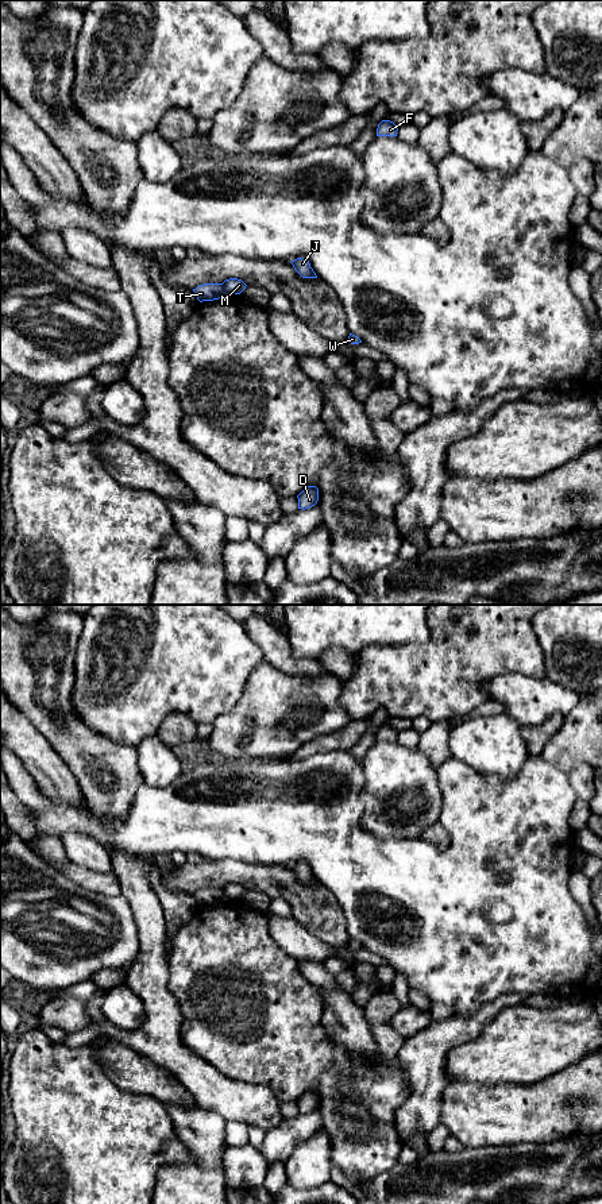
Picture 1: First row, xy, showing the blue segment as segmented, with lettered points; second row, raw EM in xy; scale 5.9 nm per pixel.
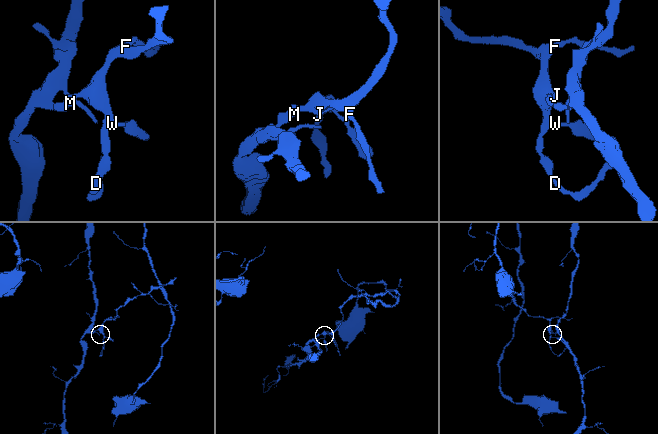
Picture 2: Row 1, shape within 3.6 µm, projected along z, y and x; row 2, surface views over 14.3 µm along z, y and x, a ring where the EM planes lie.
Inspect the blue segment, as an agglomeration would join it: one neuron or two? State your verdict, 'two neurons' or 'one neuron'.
two neurons

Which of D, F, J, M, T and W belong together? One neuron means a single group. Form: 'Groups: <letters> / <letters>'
Groups: D F J M W / T

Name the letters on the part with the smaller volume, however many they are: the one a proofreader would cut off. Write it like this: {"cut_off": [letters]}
{"cut_off": ["D", "F", "J", "M", "W"]}

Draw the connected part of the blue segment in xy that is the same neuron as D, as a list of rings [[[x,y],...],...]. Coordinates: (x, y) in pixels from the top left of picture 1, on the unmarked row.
[[[316,1091],[305,1092],[298,1100],[298,1114],[309,1114],[319,1105],[319,1093]]]

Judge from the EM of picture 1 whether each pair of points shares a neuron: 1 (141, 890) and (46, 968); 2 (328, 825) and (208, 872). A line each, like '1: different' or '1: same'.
1: different
2: different

